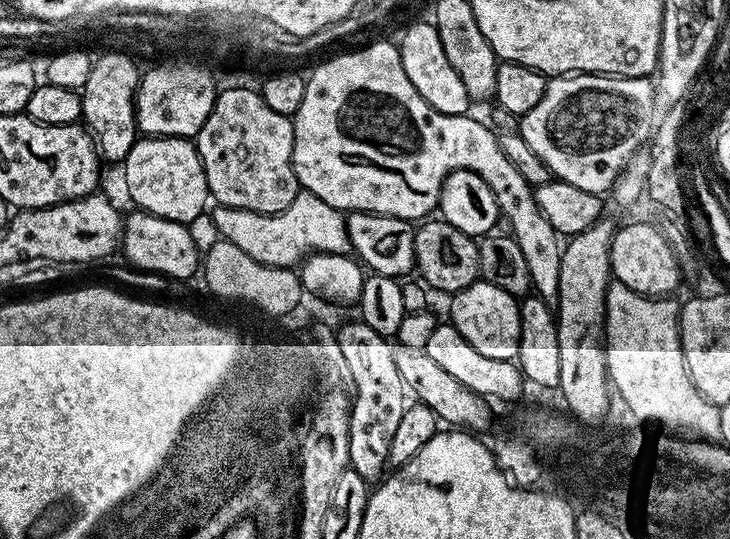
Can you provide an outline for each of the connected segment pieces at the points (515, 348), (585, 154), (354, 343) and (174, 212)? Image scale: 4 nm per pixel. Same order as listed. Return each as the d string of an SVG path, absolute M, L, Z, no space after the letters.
M483 278L451 297L452 316L450 322L486 358L515 361L520 355L520 304L517 297L494 286Z
M560 74L545 83L542 102L519 117L518 131L526 146L538 154L557 181L564 181L580 190L604 194L615 184L632 157L645 147L644 143L653 139L657 127L656 104L656 85L647 76Z
M363 320L349 322L343 323L337 331L342 356L345 357L357 384L357 394L352 400L352 412L349 416L349 465L363 480L372 484L383 477L382 472L389 465L390 443L402 422L402 414L408 405L408 394L394 363L391 341L378 334Z
M144 136L130 146L130 154L122 162L124 168L124 184L128 187L128 196L135 207L141 212L149 212L151 216L173 220L179 224L191 225L204 212L204 207L210 204L210 193L204 167L195 143L183 136Z

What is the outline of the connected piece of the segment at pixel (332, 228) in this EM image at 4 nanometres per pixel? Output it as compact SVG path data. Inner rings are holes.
M297 191L290 206L274 215L263 215L261 212L238 210L224 205L217 205L213 210L212 220L218 234L265 266L292 268L307 254L345 253L349 247L345 215L323 202L313 192Z

